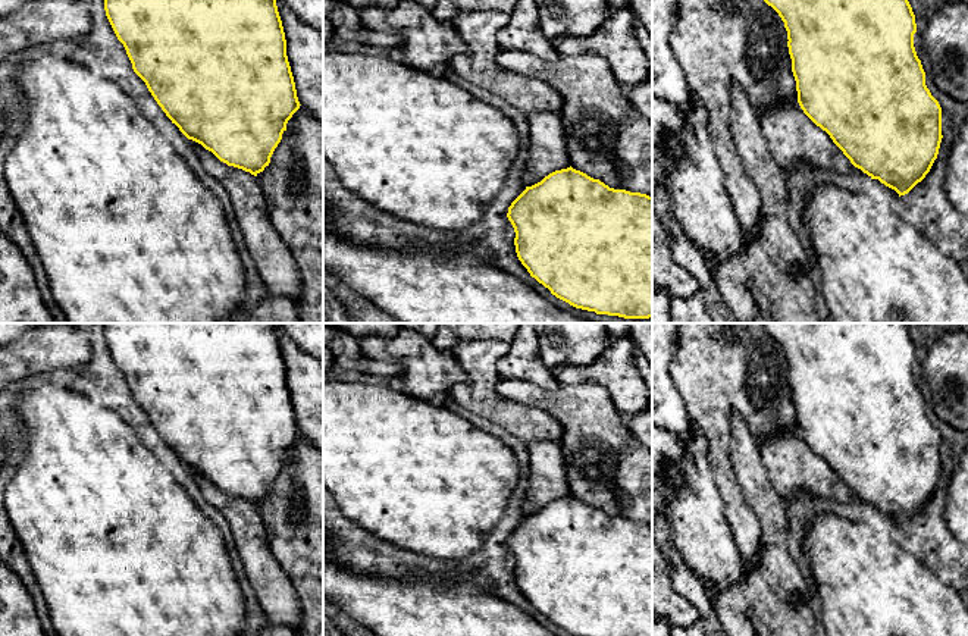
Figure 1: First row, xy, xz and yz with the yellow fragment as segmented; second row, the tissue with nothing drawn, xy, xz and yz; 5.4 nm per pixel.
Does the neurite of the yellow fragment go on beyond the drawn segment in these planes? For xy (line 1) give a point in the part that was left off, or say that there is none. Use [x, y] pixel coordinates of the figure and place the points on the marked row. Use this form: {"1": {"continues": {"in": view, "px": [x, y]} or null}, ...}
{"1": {"continues": null}}

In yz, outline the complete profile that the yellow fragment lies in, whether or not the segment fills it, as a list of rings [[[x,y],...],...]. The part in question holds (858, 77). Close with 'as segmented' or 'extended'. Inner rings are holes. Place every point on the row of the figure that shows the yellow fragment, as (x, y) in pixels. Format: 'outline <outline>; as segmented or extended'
outline [[[764,0],[771,6],[787,31],[787,47],[792,59],[792,72],[796,81],[798,103],[803,113],[843,151],[850,163],[867,173],[871,179],[878,179],[886,187],[895,189],[899,197],[908,194],[930,172],[937,159],[942,142],[942,107],[925,85],[925,72],[914,47],[917,32],[915,15],[908,0]]]; as segmented

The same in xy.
outline [[[104,0],[104,10],[134,72],[188,140],[254,176],[269,166],[288,120],[301,106],[276,0]]]; as segmented

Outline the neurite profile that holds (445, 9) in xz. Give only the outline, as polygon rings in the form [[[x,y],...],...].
[[[439,0],[432,9],[432,15],[438,21],[452,21],[460,12],[467,10],[496,10],[511,13],[517,0]]]

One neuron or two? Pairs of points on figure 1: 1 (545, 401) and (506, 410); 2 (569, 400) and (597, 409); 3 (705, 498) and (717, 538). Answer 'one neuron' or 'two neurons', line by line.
1: two neurons
2: one neuron
3: one neuron

